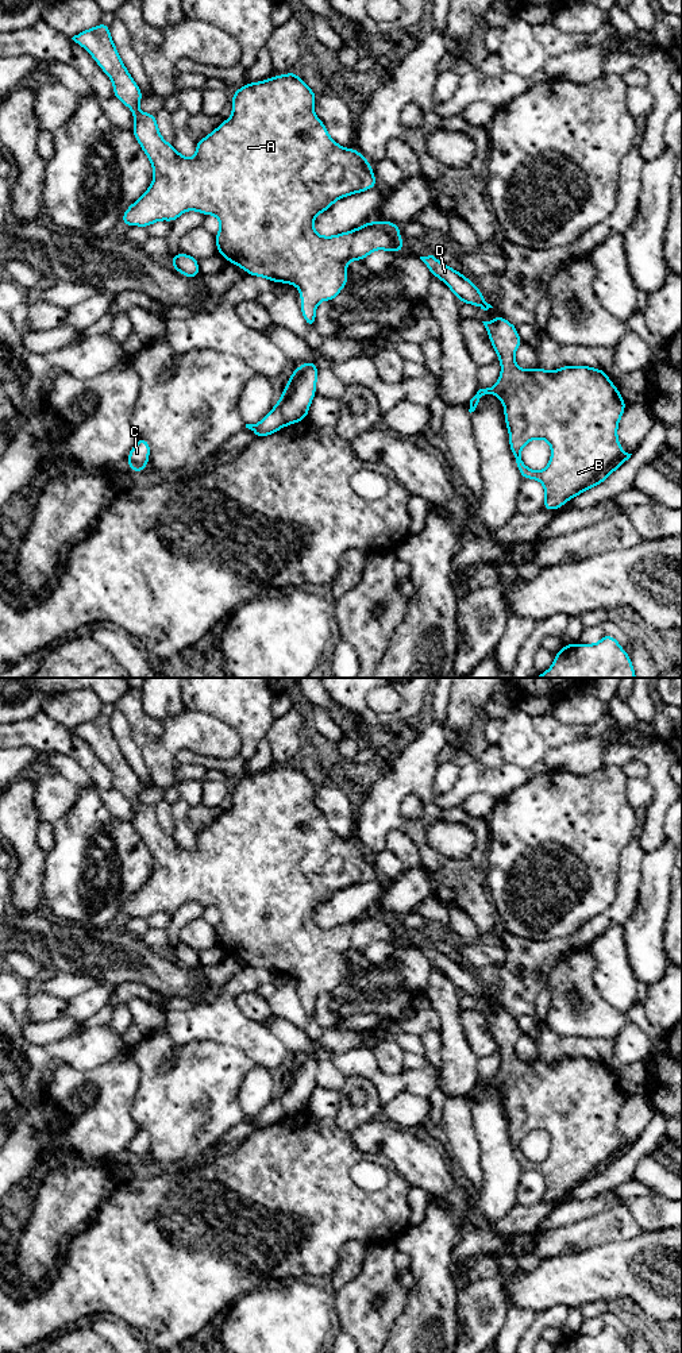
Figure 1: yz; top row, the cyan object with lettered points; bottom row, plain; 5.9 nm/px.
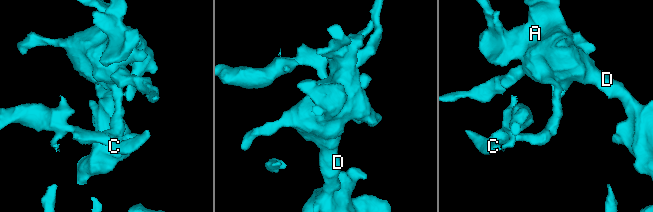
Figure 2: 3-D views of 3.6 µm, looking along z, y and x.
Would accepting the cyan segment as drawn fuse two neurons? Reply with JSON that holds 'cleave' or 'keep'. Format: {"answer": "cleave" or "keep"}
{"answer": "cleave"}

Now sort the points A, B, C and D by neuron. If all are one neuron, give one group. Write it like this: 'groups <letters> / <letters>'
groups A B D / C

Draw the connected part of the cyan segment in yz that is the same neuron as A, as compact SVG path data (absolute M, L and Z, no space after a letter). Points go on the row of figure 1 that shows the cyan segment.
M101 22L72 39L82 46L112 80L113 96L131 109L135 120L131 131L153 165L151 185L122 216L126 227L147 228L158 220L174 223L185 211L199 211L204 216L215 215L220 221L220 230L215 235L217 254L254 277L296 285L301 296L300 309L309 328L315 328L317 304L323 300L332 302L348 282L348 261L365 261L374 250L404 251L405 242L400 239L400 226L393 221L371 220L334 236L320 236L315 231L313 220L317 215L330 209L339 198L377 186L378 181L370 162L357 149L344 149L328 135L327 127L313 111L317 95L296 72L247 82L232 92L232 116L196 142L196 157L190 159L182 157L161 136L154 113L139 111L143 93L126 69L112 42L109 26Z

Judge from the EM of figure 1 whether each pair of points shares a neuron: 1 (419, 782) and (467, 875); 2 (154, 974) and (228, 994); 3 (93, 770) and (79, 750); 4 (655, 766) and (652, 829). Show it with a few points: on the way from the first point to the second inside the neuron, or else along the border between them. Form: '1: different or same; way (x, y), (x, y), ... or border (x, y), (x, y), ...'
1: same; way (427, 809), (422, 843), (440, 864)
2: different; border (203, 999), (193, 1003)
3: same; way (93, 764), (84, 755)
4: same; way (659, 782), (659, 806), (657, 813)

